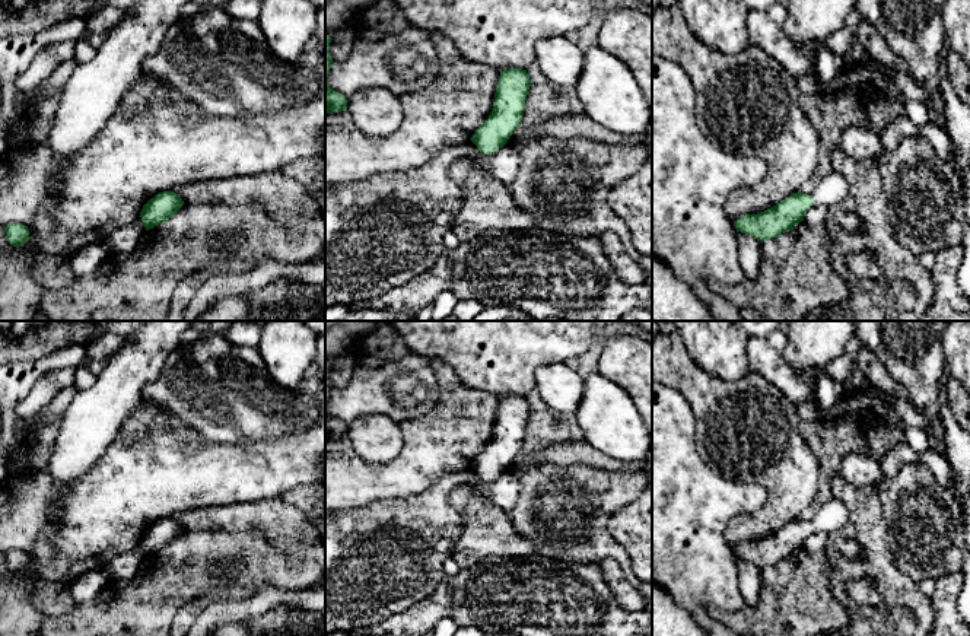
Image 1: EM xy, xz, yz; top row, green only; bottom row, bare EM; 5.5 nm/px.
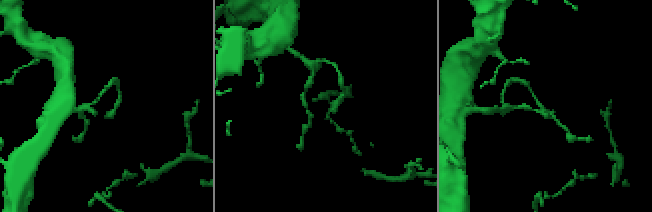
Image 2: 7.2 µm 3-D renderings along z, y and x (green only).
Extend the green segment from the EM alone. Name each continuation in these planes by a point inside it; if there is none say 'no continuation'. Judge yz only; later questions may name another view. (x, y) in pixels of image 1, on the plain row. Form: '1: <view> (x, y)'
no continuation

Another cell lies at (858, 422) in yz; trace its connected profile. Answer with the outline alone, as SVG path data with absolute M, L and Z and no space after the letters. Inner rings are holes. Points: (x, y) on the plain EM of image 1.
M846 389L830 408L823 408L815 398L796 407L801 436L820 465L817 495L799 516L811 522L831 497L831 480L845 457L856 452L880 462L894 445L906 442L906 424L887 395L875 397L868 389Z

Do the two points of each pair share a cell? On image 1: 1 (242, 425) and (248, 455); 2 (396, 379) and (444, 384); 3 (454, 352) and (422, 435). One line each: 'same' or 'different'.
1: different
2: different
3: different

